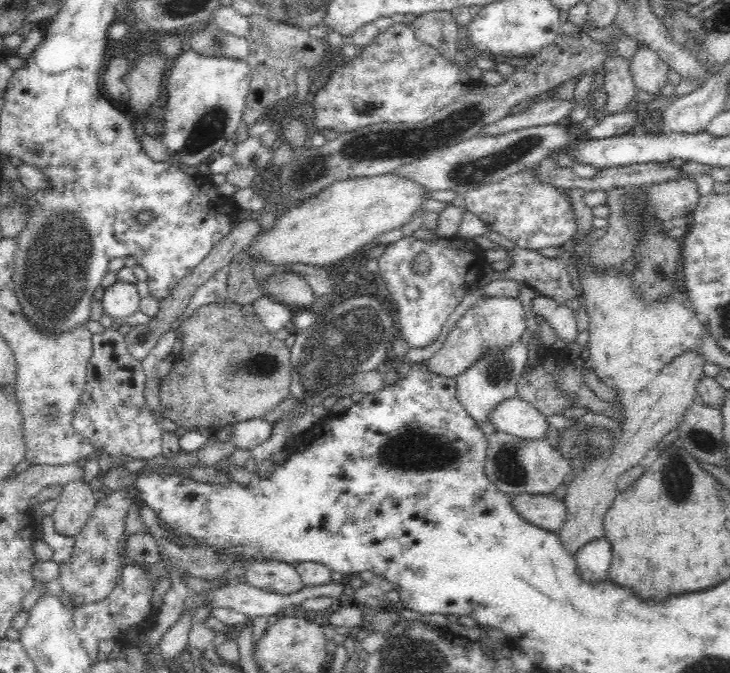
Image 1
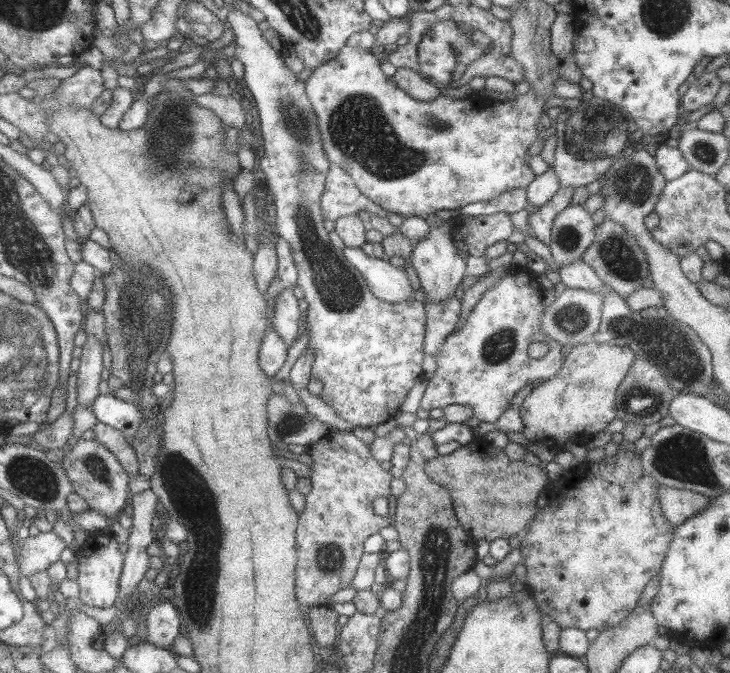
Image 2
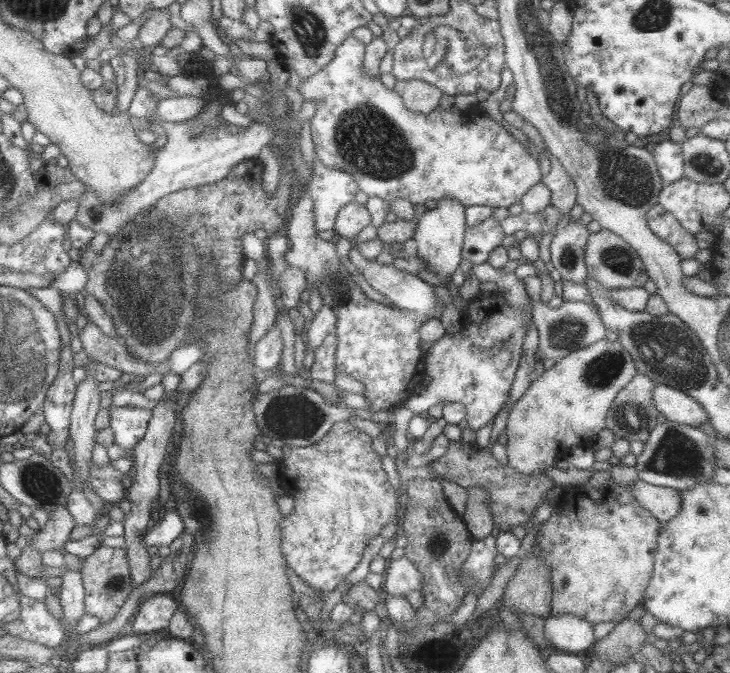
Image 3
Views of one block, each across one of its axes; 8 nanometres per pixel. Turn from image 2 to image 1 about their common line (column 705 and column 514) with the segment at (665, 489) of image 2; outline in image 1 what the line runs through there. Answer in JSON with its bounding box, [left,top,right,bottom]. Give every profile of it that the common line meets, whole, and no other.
[512,494,566,533]

